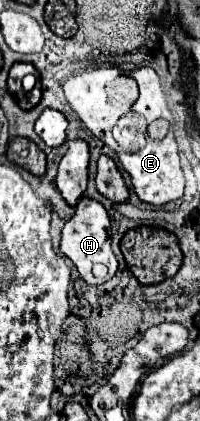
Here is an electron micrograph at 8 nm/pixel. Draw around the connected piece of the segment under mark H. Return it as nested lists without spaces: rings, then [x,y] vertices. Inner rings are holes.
[[[82,197],[74,209],[74,215],[66,221],[64,229],[62,229],[62,241],[60,241],[60,251],[76,265],[80,277],[88,283],[88,285],[102,285],[108,279],[114,277],[116,269],[118,269],[118,259],[112,251],[112,239],[110,239],[110,217],[104,209],[102,203],[90,199],[90,197]]]

